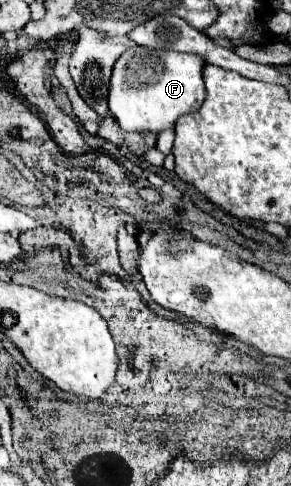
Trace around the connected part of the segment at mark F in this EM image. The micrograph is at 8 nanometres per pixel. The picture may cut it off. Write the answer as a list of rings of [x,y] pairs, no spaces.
[[[134,46],[126,50],[114,64],[108,106],[110,114],[124,130],[162,132],[188,112],[196,112],[204,102],[204,58],[196,54],[180,54],[174,50],[152,50]]]

